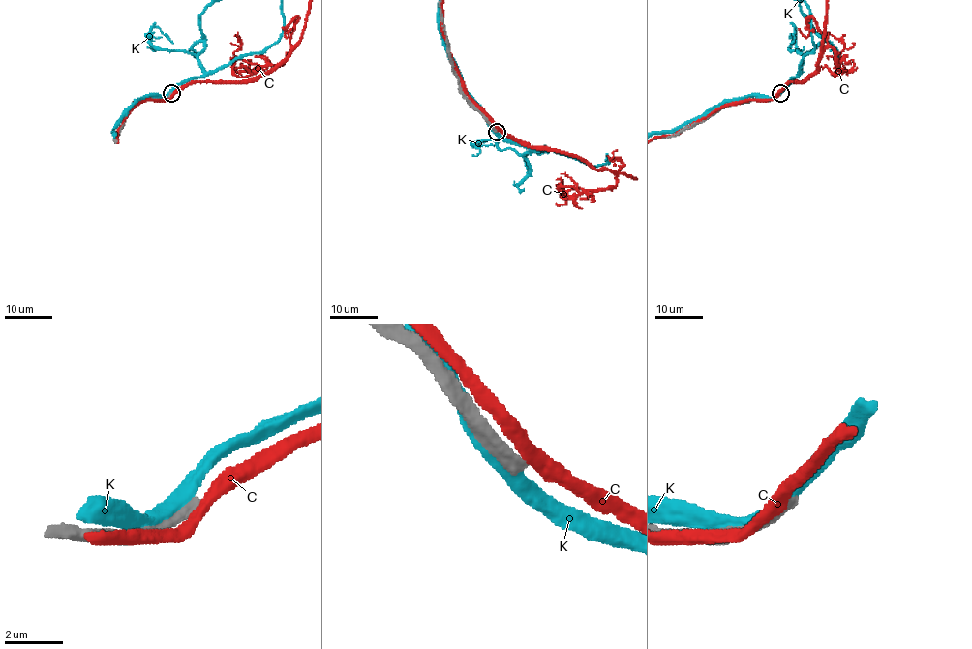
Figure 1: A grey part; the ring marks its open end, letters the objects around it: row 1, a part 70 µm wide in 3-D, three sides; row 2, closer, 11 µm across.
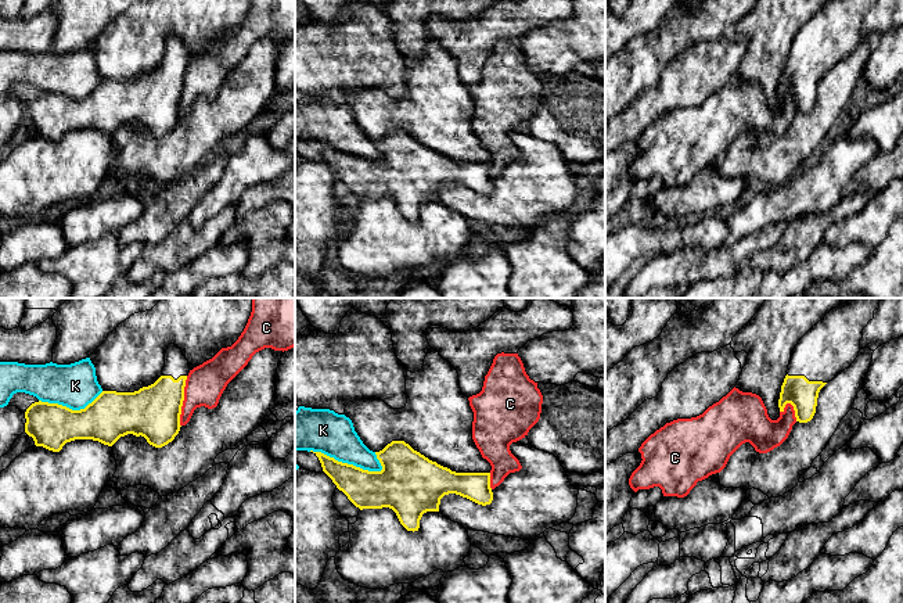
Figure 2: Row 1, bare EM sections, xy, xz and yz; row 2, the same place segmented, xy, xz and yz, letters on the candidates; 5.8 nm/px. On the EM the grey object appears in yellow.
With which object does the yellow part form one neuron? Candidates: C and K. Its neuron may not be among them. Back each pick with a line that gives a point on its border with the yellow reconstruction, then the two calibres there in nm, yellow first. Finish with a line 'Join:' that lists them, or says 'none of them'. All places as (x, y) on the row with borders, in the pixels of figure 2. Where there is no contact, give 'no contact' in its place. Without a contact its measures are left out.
Join: none of them

